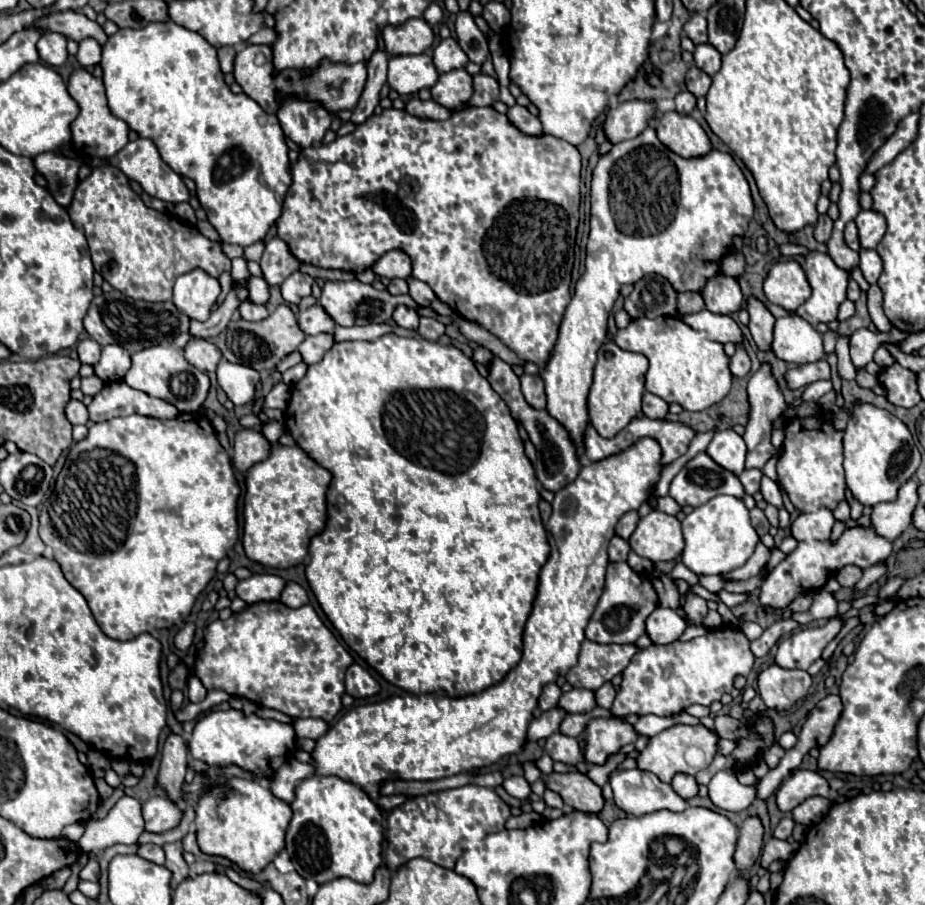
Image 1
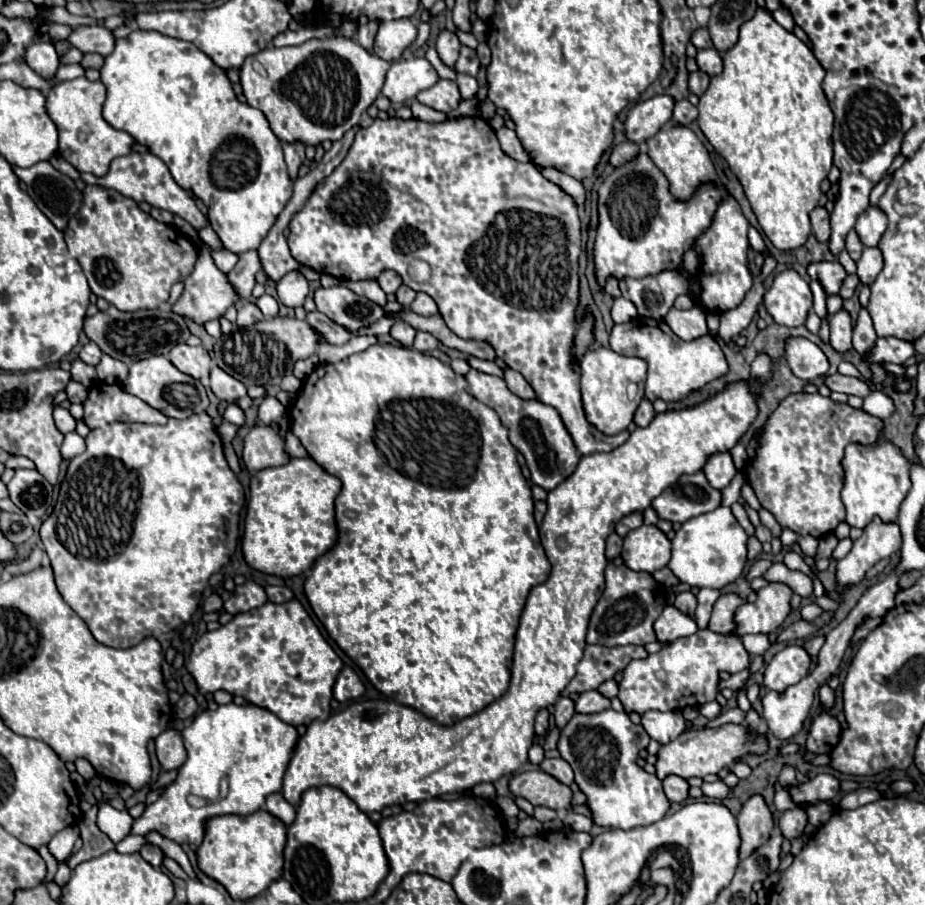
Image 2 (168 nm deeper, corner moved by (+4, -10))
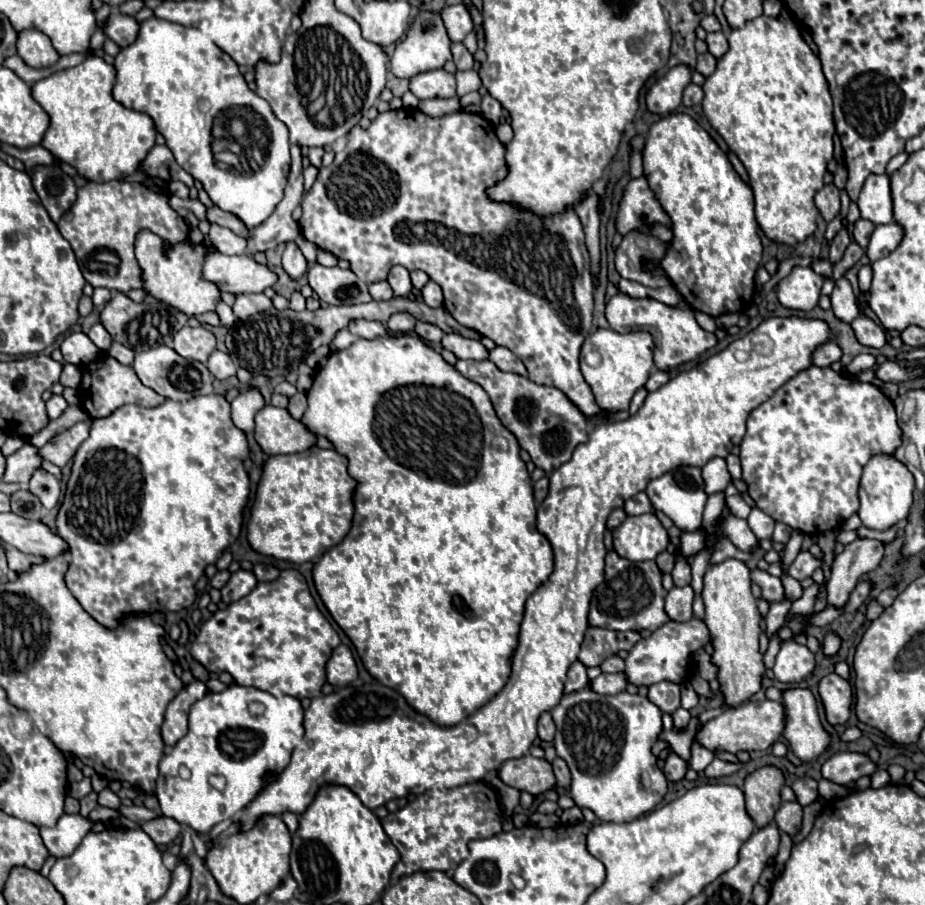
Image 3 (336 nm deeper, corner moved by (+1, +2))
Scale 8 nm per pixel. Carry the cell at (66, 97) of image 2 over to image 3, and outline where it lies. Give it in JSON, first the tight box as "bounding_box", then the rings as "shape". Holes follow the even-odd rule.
{"bounding_box":[32,56,158,184],"shape":[[[90,56],[76,68],[54,72],[32,84],[32,98],[50,116],[50,126],[40,144],[56,160],[74,166],[82,178],[98,184],[120,180],[138,170],[158,134],[148,114],[114,100],[114,82],[116,68],[98,56]]]}

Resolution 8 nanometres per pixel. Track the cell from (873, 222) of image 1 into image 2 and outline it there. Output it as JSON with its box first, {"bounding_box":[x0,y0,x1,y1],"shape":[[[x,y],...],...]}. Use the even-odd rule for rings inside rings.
{"bounding_box":[855,208,887,246],"shape":[[[867,208],[855,224],[855,232],[859,234],[863,246],[877,246],[879,238],[887,228],[887,218],[879,208]]]}

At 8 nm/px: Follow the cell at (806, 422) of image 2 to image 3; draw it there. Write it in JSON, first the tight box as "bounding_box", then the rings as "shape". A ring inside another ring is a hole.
{"bounding_box":[740,366,900,536],"shape":[[[810,366],[750,412],[748,432],[740,444],[742,480],[748,484],[748,494],[756,508],[776,522],[816,536],[840,528],[856,514],[860,506],[856,492],[864,464],[876,454],[894,456],[898,446],[900,426],[896,422],[896,410],[892,400],[878,386],[858,382],[832,368]]]}

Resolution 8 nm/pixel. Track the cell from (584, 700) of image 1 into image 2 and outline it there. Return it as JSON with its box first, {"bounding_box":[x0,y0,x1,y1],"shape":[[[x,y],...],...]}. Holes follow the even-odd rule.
{"bounding_box":[575,690,611,714],"shape":[[[597,690],[583,692],[575,698],[575,712],[579,714],[597,714],[607,708],[611,708],[611,702],[605,696],[601,696]]]}

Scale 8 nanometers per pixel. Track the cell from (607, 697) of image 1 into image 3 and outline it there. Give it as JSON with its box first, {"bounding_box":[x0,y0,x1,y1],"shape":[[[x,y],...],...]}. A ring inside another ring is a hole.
{"bounding_box":[600,656,624,672],"shape":[[[610,656],[608,660],[604,660],[604,664],[600,664],[602,672],[622,672],[624,670],[624,660],[620,656]]]}

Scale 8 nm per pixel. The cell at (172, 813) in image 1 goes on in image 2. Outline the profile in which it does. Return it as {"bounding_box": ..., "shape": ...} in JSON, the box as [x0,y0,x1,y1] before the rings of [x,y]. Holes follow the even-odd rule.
{"bounding_box":[133,704,297,846],"shape":[[[225,704],[219,706],[217,710],[205,710],[203,714],[197,714],[195,720],[191,722],[191,726],[187,726],[183,730],[183,742],[185,742],[185,750],[187,750],[187,760],[185,764],[179,768],[179,776],[177,780],[165,788],[165,792],[159,796],[157,802],[149,804],[145,808],[145,812],[141,814],[141,818],[137,818],[133,822],[133,834],[141,834],[147,836],[149,832],[159,832],[161,836],[175,840],[177,844],[195,844],[199,846],[205,834],[205,820],[211,816],[221,816],[221,814],[251,814],[255,810],[259,810],[265,804],[265,798],[273,792],[281,790],[281,778],[289,766],[291,754],[293,754],[293,746],[297,744],[297,730],[291,724],[285,724],[283,720],[279,720],[275,714],[271,714],[265,708],[253,706],[253,704],[245,704],[245,706],[237,706],[237,704]],[[227,778],[229,780],[229,794],[225,800],[219,800],[219,784],[221,780]],[[195,794],[199,798],[207,798],[213,804],[205,806],[205,808],[193,808],[189,806],[187,798]]]}

